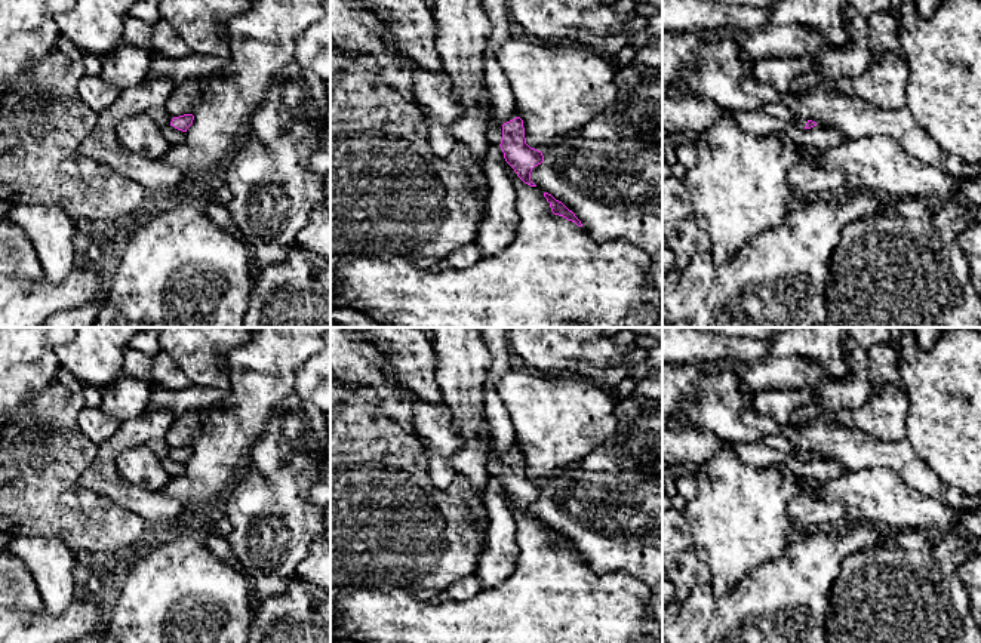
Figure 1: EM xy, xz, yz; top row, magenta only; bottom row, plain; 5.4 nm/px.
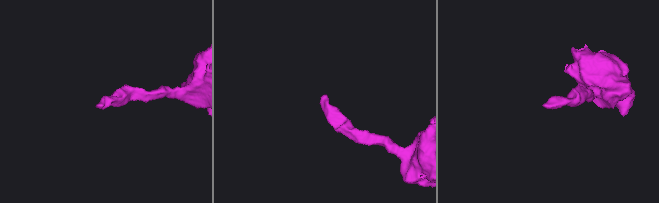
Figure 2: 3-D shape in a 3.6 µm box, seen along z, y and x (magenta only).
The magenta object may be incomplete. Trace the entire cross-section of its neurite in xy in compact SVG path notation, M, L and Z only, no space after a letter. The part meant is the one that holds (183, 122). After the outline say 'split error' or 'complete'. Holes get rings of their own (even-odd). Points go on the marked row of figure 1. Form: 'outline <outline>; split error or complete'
outline M164 105L154 107L147 111L147 114L151 117L151 120L159 124L162 129L164 126L173 126L178 130L187 132L187 129L193 124L194 116L193 114L184 114L179 117L172 117Z; split error

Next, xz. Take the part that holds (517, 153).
outline M520 117L502 126L492 119L488 127L488 141L501 147L505 161L525 184L536 187L531 181L531 172L544 161L544 156L541 151L526 144L523 120Z; split error

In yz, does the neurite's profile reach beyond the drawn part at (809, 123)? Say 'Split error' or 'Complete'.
Split error

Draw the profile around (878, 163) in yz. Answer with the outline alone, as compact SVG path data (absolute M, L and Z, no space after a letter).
M785 133L774 135L782 145L797 150L803 161L814 161L845 175L846 191L868 190L888 197L926 196L962 200L963 175L947 173L919 161L892 138L874 135L846 139L842 145L815 148L799 145Z

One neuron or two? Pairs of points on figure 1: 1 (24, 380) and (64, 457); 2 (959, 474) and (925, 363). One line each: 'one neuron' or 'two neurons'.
1: two neurons
2: one neuron

